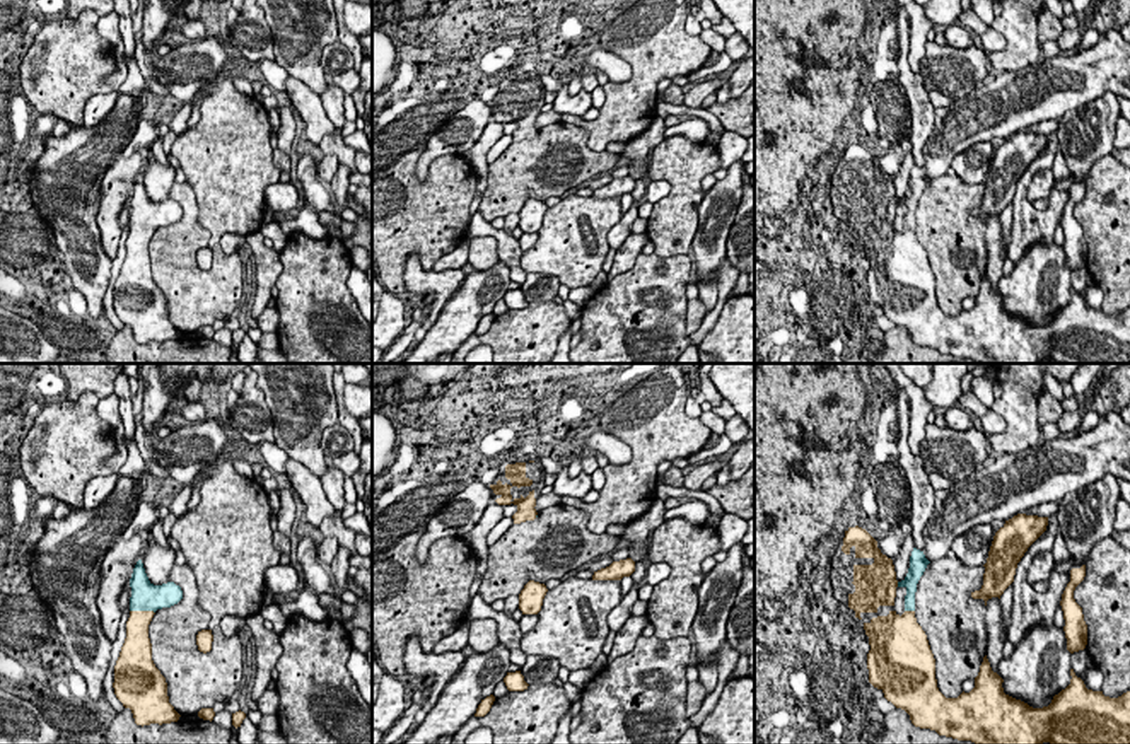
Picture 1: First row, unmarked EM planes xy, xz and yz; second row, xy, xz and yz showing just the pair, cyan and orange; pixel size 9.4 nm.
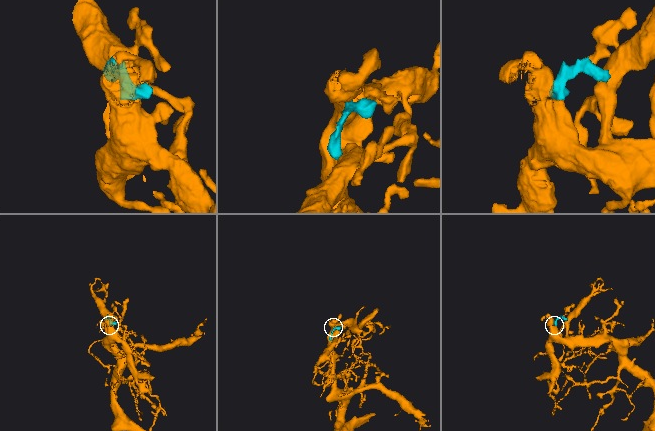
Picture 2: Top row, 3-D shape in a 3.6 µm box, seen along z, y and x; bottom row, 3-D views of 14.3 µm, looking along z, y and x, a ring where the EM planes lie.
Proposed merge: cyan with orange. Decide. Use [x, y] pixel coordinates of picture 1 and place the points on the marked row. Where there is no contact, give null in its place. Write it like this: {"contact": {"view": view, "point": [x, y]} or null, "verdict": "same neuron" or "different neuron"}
{"contact": {"view": "xy", "point": [142, 610]}, "verdict": "same neuron"}

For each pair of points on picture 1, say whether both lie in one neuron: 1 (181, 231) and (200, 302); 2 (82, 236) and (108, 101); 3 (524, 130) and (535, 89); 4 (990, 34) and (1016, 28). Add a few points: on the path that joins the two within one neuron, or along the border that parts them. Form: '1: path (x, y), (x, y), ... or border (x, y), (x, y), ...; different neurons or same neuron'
1: path (181, 248), (181, 282), (185, 285); same neuron
2: border (118, 94), (103, 118), (93, 127), (82, 127); different neurons
3: path (524, 120), (524, 99); same neuron
4: border (990, 26), (1004, 38), (1002, 52); different neurons

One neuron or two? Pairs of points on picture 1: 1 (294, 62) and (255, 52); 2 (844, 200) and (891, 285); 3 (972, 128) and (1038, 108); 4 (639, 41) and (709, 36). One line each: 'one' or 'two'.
1: two
2: one
3: one
4: two

